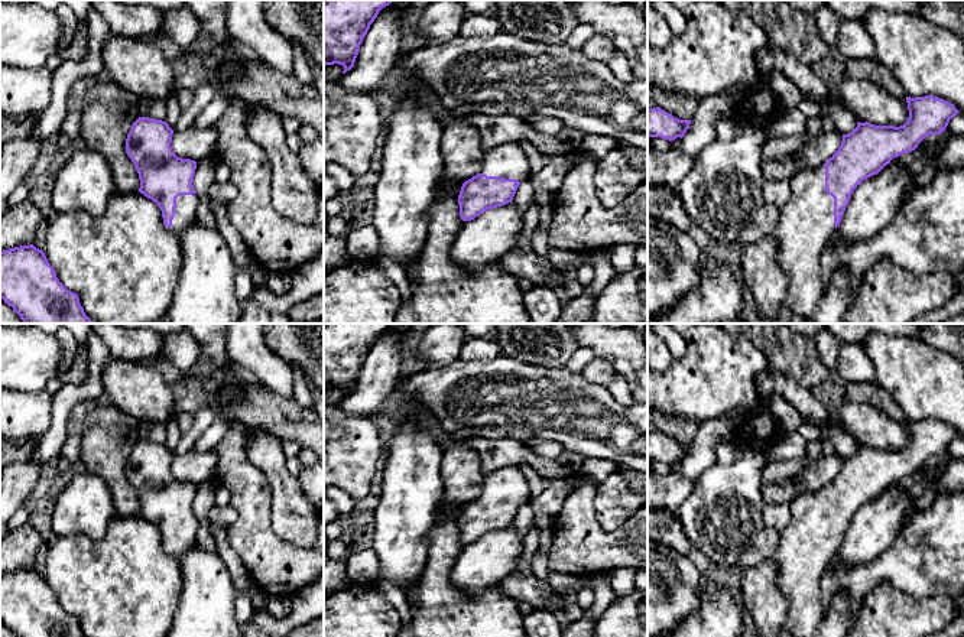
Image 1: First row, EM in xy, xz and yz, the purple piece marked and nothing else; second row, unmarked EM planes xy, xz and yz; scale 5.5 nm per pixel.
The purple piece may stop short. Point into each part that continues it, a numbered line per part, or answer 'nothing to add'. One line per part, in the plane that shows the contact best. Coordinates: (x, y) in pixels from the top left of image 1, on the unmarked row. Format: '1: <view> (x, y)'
1: yz (805, 548)

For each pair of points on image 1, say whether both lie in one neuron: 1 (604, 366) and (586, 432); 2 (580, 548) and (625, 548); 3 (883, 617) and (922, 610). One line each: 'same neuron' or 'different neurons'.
1: different neurons
2: same neuron
3: same neuron

